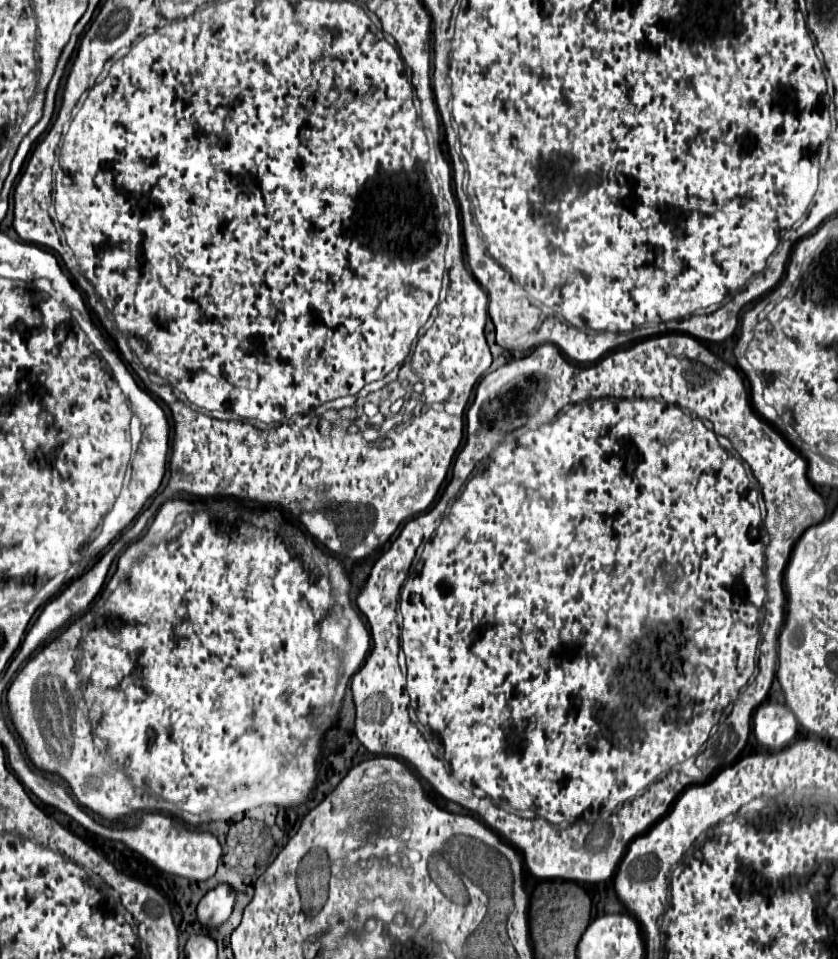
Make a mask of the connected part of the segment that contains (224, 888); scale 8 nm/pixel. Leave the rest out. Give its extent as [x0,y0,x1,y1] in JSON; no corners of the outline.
[198,883,236,929]

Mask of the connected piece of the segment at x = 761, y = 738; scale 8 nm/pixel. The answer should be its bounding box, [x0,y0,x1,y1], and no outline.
[754,703,796,751]

